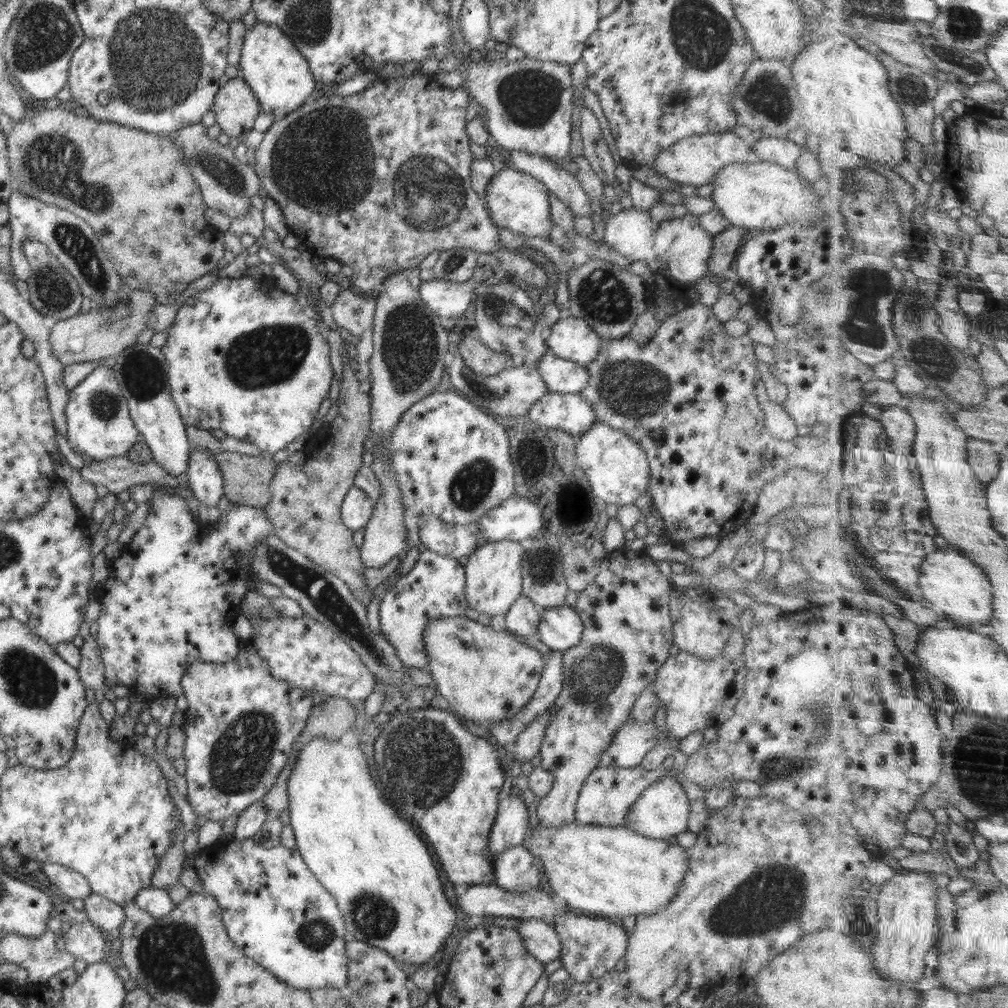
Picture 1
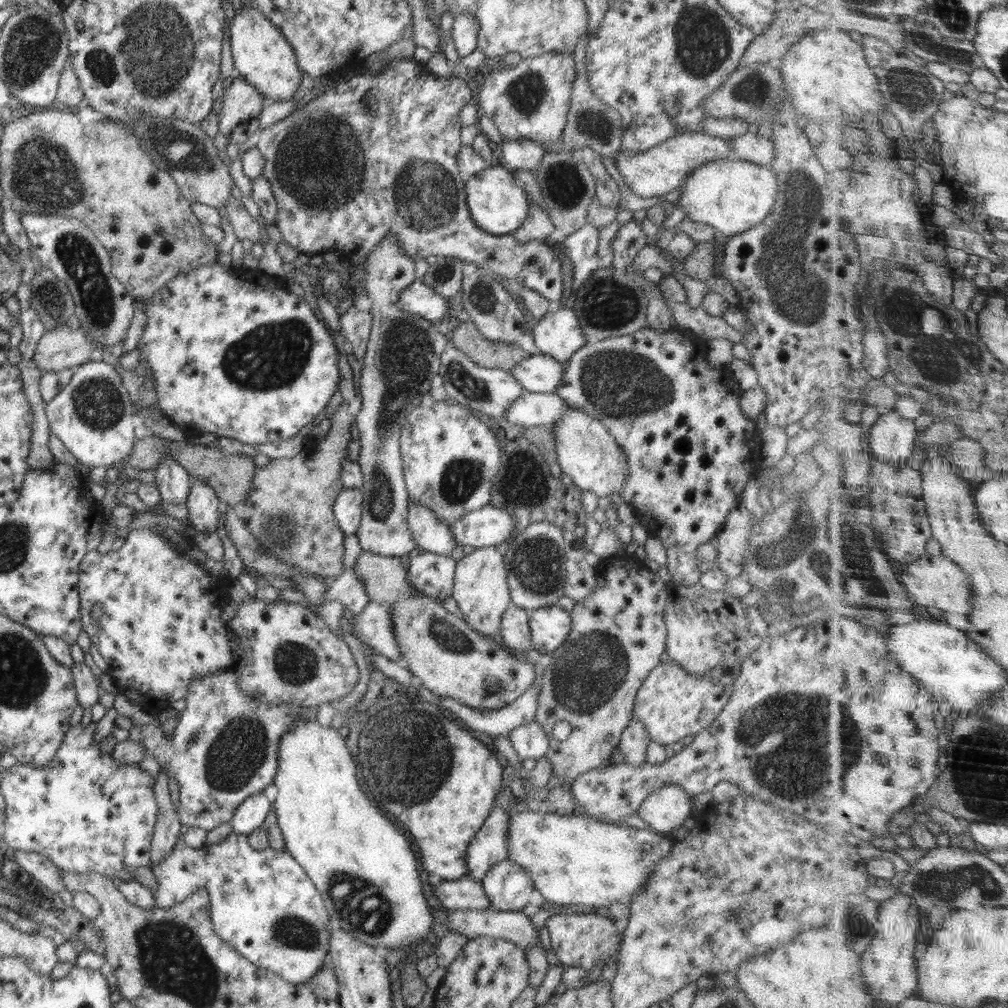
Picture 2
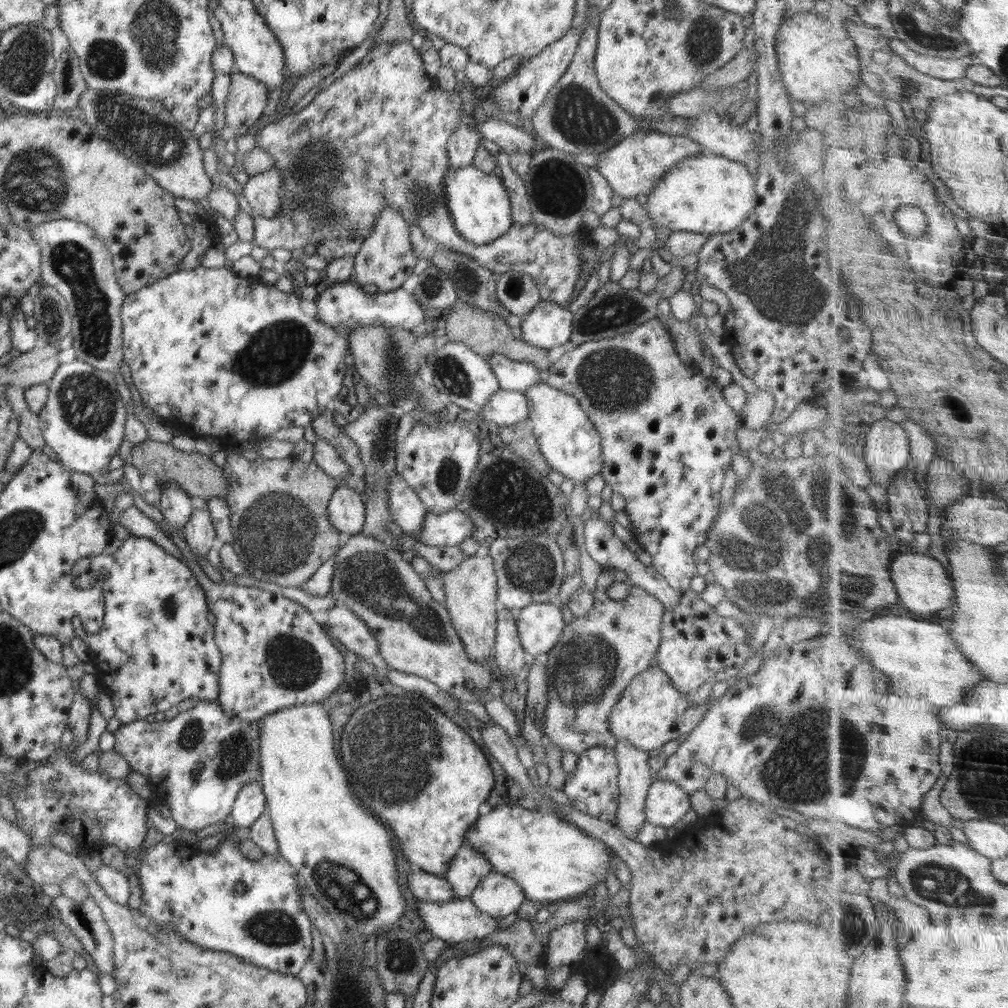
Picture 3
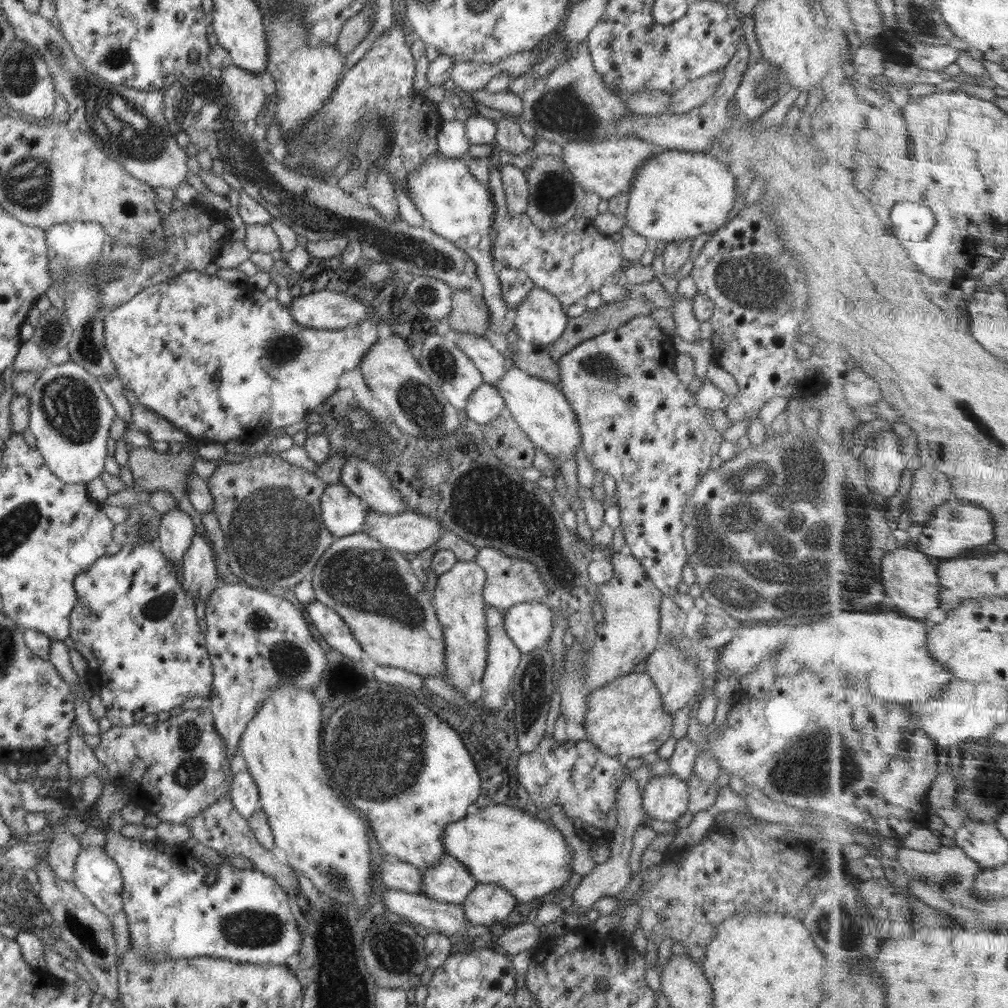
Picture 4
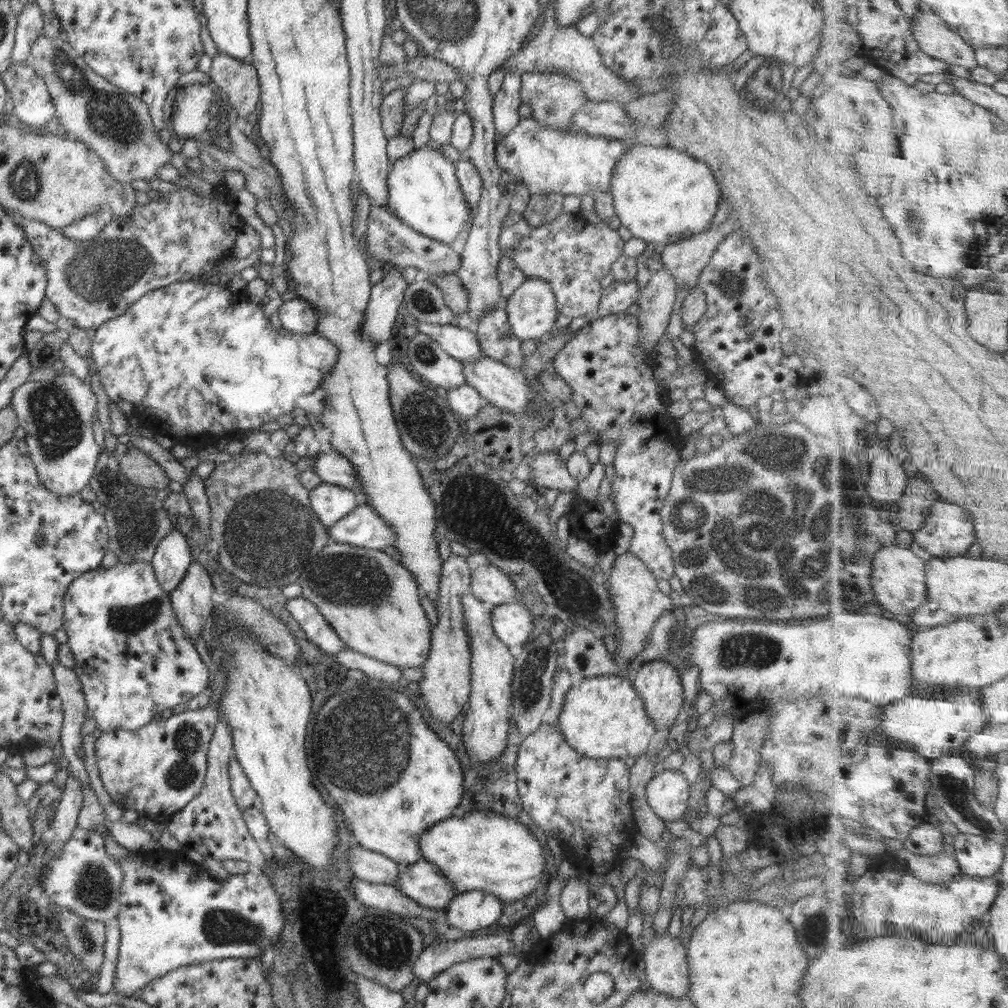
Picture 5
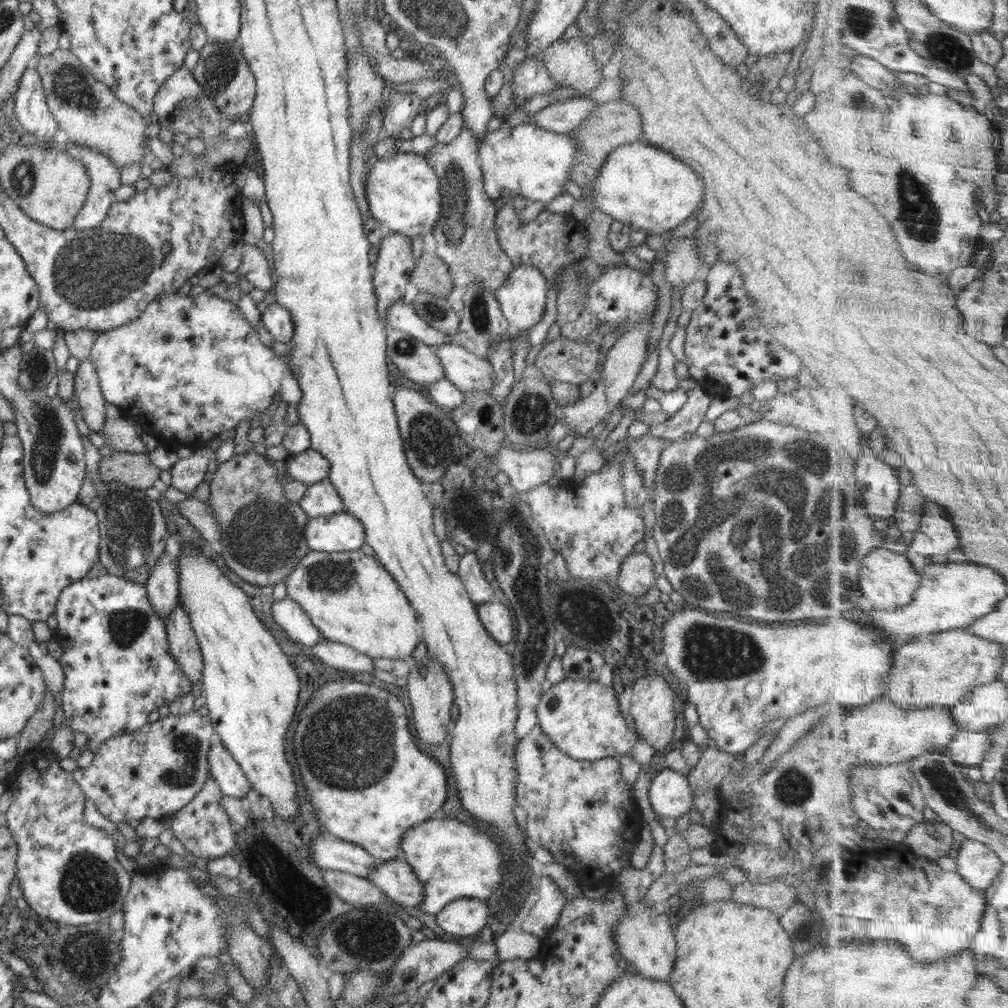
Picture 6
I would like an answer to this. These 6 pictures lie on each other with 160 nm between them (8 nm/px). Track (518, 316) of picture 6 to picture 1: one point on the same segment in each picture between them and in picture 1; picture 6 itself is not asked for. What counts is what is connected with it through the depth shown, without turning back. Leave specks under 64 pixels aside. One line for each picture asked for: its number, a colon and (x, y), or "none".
1: (571, 338)
2: (558, 334)
3: (547, 325)
4: (540, 320)
5: (531, 308)

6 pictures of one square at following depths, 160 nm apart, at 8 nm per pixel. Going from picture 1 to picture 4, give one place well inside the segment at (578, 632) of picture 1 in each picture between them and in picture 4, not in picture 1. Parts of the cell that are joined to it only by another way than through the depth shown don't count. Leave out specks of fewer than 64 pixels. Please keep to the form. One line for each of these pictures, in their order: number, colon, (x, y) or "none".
2: (549, 626)
3: (540, 625)
4: (529, 625)

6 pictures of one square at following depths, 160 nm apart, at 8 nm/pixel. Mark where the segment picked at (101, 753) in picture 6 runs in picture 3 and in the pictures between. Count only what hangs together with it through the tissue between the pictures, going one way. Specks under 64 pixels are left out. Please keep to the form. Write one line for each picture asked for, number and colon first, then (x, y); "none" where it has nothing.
3: (197, 762)
4: (174, 769)
5: (158, 769)

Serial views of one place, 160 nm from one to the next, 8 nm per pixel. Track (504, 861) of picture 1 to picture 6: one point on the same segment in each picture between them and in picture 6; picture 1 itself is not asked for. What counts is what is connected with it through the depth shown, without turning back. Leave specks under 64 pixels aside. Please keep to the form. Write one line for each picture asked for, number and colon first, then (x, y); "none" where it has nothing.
2: (509, 886)
3: (497, 895)
4: (488, 903)
5: (470, 911)
6: (464, 917)

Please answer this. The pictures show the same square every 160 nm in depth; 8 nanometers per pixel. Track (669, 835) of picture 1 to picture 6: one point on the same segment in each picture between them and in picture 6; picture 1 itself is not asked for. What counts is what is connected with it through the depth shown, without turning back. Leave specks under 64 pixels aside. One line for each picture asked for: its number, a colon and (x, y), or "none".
2: (667, 807)
3: (666, 804)
4: (665, 798)
5: (667, 793)
6: (670, 794)

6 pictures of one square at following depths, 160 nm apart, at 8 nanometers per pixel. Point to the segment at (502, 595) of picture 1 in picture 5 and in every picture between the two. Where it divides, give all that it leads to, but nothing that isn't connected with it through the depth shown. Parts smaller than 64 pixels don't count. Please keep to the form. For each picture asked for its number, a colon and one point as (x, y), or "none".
2: (481, 590)
3: (470, 589)
4: (460, 607)
5: (445, 687)

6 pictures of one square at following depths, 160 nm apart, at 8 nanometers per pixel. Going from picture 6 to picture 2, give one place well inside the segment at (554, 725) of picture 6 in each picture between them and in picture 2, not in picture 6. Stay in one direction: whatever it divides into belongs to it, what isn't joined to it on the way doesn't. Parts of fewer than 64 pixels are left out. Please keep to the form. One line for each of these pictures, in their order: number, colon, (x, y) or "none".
2: (671, 703)
3: (651, 711)
4: (625, 718)
5: (602, 717)

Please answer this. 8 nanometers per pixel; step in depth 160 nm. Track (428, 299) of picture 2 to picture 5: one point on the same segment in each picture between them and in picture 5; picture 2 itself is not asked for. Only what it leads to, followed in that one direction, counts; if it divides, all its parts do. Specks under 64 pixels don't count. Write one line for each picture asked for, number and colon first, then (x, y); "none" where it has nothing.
3: (347, 304)
4: (326, 309)
5: (296, 315)

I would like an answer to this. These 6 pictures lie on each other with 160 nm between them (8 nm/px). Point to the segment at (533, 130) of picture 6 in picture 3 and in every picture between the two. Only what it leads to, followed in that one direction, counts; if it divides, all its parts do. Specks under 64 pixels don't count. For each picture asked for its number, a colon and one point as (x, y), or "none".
3: (634, 166)
4: (607, 167)
5: (545, 160)

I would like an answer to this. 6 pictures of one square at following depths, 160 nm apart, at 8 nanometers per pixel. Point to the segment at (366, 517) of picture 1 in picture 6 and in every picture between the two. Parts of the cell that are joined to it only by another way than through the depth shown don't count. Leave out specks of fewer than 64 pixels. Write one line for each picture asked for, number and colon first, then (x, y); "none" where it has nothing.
2: (347, 508)
3: (346, 510)
4: (343, 513)
5: (331, 503)
6: (320, 499)

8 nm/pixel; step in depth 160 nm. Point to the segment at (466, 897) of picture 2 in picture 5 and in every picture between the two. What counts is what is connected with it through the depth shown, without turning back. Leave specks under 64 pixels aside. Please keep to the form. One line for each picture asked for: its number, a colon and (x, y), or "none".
3: (426, 887)
4: (398, 875)
5: (370, 866)

